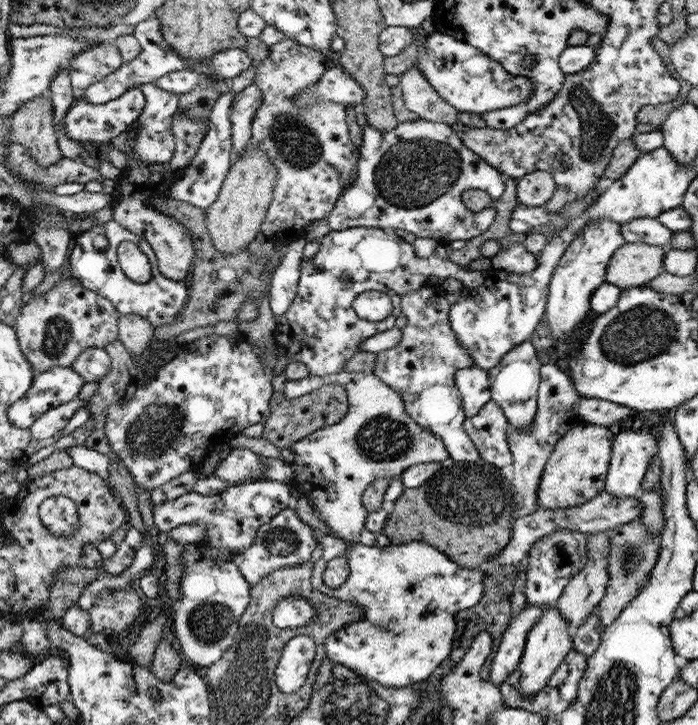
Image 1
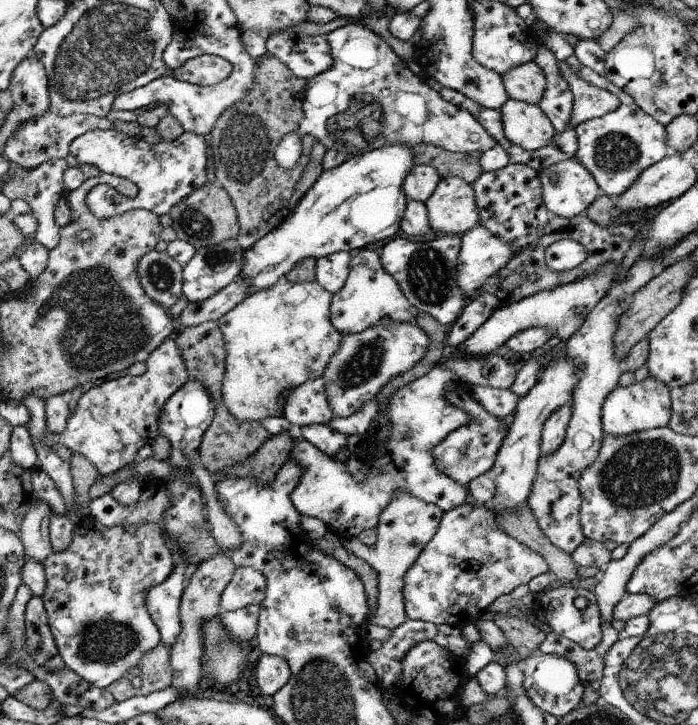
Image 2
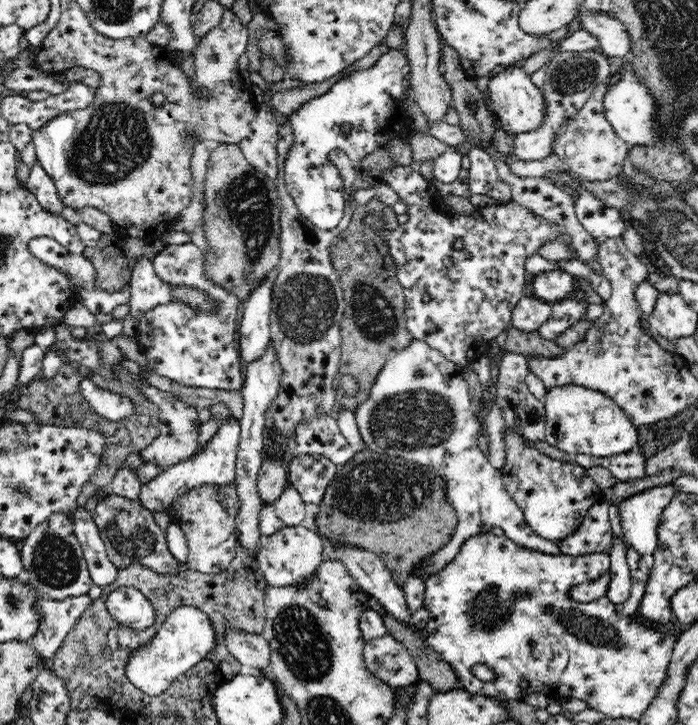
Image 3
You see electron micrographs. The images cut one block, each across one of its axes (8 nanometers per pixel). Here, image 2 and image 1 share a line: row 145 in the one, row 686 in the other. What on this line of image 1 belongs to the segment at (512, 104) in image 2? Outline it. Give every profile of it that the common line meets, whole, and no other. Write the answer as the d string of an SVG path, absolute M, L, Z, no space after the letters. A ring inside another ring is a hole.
M556 604L549 605L548 610L542 614L542 618L530 628L530 632L526 636L524 652L519 662L521 676L518 690L522 692L524 698L530 700L530 696L538 690L542 690L548 684L548 680L552 678L552 674L563 664L564 657L571 649L571 635L568 622L562 618L558 606Z

